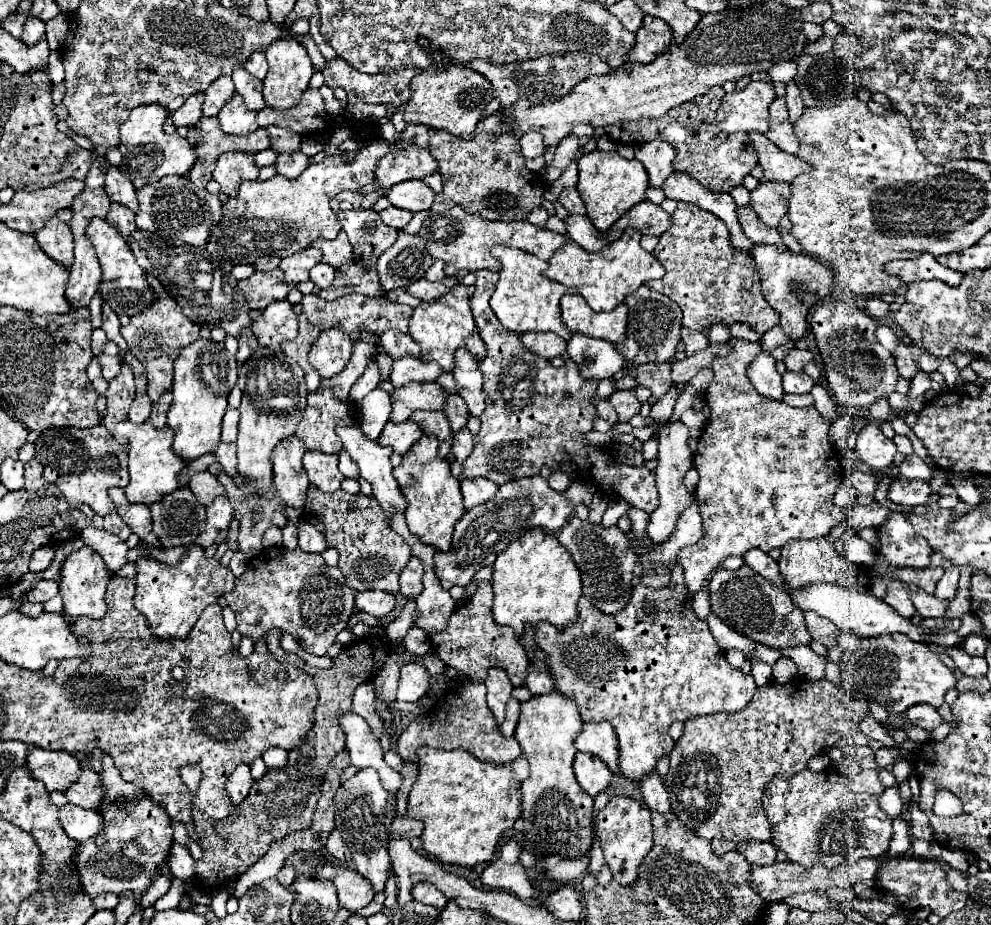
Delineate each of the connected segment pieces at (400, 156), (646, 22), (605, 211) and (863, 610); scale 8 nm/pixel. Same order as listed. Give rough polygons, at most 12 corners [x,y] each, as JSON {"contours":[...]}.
{"contours":[[[428,148],[390,150],[376,166],[372,188],[424,178],[438,170]],[[644,16],[626,64],[650,64],[668,52],[670,26]],[[594,150],[578,160],[576,190],[606,232],[646,198],[638,160]],[[836,584],[792,590],[842,630],[866,638],[900,632],[926,642],[924,630],[870,592]]]}

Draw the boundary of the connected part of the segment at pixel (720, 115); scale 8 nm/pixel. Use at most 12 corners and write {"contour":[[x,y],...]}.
{"contour":[[770,82],[724,94],[722,132],[768,132]]}

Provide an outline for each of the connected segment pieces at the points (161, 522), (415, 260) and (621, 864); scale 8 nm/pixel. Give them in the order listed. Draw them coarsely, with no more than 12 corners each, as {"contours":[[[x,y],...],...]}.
{"contours":[[[190,488],[150,506],[162,548],[190,546],[206,520]],[[400,232],[376,264],[384,292],[406,288],[430,264],[424,240]],[[614,796],[594,830],[618,884],[652,848],[650,810]]]}

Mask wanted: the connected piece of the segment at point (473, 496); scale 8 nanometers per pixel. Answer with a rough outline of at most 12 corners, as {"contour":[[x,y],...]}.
{"contour":[[486,478],[462,480],[466,510],[492,500],[498,486]]}

